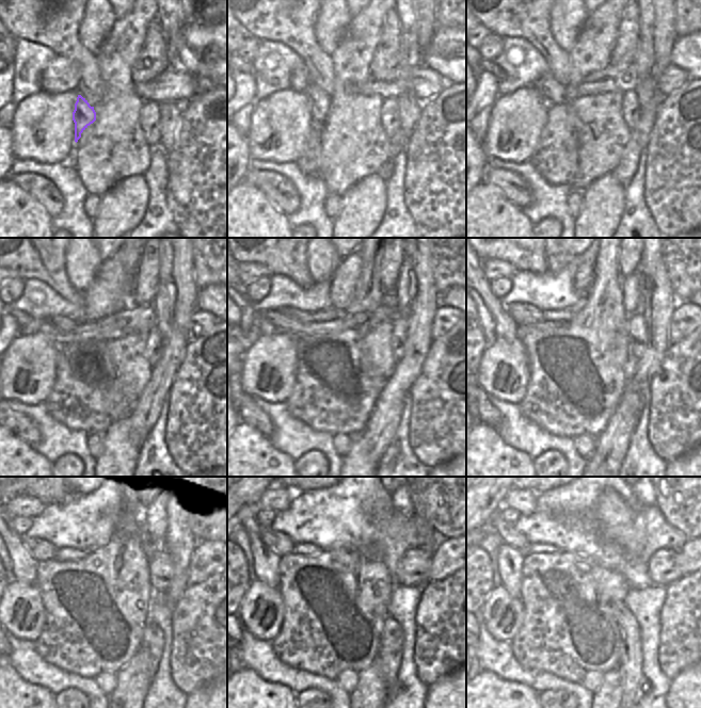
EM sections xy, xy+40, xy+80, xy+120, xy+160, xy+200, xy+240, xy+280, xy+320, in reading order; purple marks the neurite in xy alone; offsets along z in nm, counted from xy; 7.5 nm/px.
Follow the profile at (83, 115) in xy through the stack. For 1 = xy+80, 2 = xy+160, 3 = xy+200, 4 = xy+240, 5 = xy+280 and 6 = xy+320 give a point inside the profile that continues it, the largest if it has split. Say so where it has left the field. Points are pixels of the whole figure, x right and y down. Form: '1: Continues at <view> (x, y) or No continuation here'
1: Continues at xy+80 (555, 93)
2: Continues at xy+160 (291, 314)
3: Continues at xy+200 (524, 312)
4: Continues at xy+240 (41, 549)
5: Continues at xy+280 (280, 543)
6: Continues at xy+320 (507, 532).

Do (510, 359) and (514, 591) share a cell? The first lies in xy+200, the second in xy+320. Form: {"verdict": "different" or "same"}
{"verdict": "different"}

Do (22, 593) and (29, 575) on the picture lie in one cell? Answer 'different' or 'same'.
different

